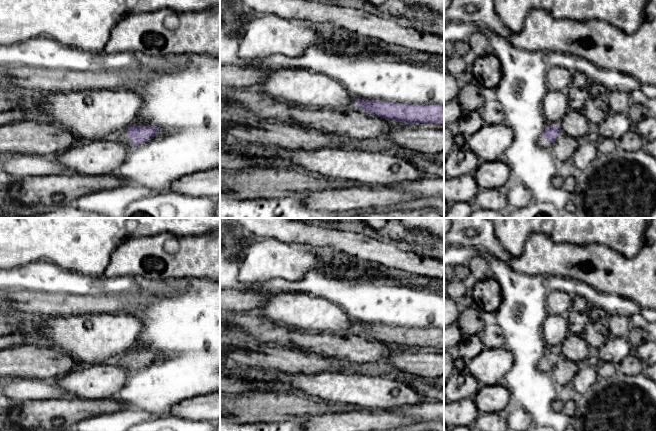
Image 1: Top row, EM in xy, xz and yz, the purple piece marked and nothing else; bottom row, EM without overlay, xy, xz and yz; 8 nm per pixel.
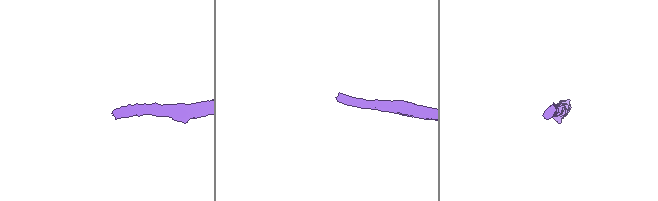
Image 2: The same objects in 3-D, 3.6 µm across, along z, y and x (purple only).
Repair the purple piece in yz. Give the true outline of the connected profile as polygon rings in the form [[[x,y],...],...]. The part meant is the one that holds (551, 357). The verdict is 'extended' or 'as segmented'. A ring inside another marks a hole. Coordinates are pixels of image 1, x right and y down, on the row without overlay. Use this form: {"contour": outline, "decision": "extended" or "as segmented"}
{"contour": [[[548,350],[538,364],[538,368],[543,371],[552,371],[561,356],[558,350]]], "decision": "extended"}

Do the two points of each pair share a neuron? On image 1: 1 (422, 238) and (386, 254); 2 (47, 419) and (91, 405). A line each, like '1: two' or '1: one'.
1: two
2: one

